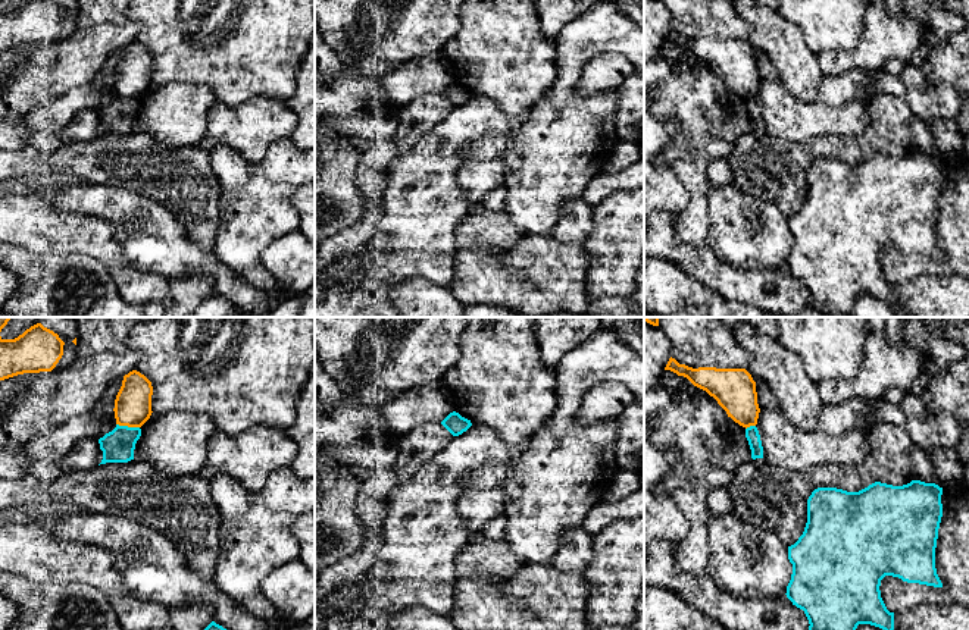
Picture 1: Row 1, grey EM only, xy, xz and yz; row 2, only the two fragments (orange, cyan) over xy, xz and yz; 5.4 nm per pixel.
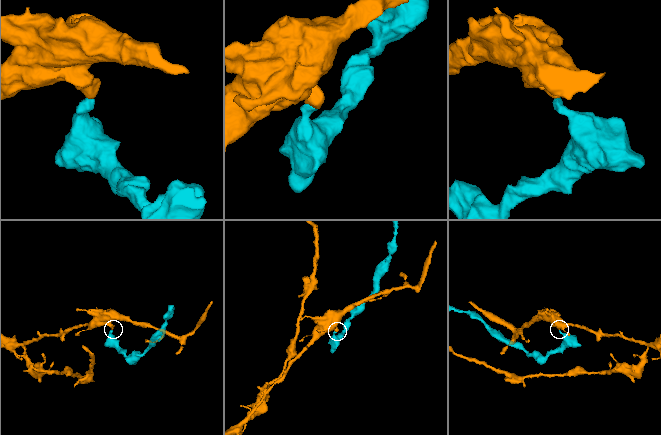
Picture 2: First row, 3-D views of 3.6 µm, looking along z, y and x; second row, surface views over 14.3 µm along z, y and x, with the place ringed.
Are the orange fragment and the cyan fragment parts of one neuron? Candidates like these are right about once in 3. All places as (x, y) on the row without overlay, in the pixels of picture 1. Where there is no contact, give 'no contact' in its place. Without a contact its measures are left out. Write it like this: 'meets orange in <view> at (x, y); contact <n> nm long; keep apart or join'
meets orange in xy at (128, 97); contact 130 nm long; keep apart

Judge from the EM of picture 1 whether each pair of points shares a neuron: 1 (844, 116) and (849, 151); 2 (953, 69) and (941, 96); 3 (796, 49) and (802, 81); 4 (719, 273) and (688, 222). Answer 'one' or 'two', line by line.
1: two
2: two
3: one
4: two

